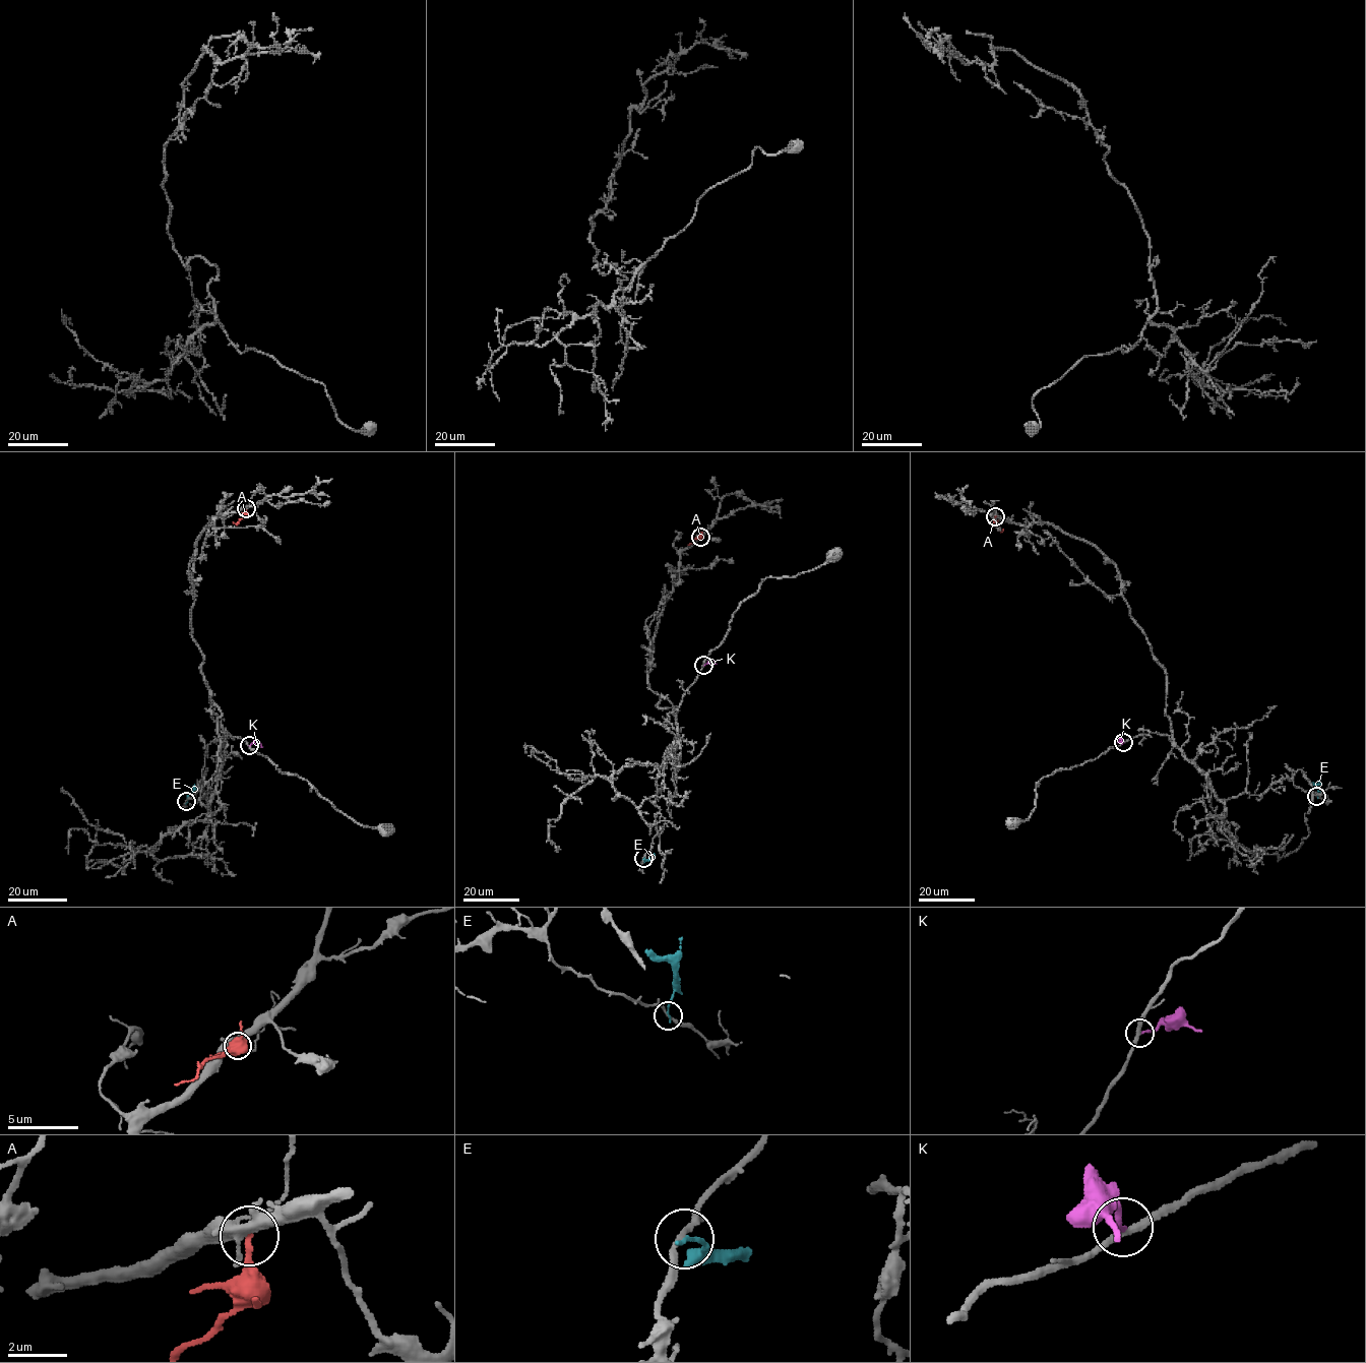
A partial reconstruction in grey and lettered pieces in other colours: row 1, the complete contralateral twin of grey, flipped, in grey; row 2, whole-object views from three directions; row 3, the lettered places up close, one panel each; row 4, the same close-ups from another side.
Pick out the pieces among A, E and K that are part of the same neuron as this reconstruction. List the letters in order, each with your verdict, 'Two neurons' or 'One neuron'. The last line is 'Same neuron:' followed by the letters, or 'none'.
A: Two neurons
E: Two neurons
K: Two neurons
Same neuron: none

